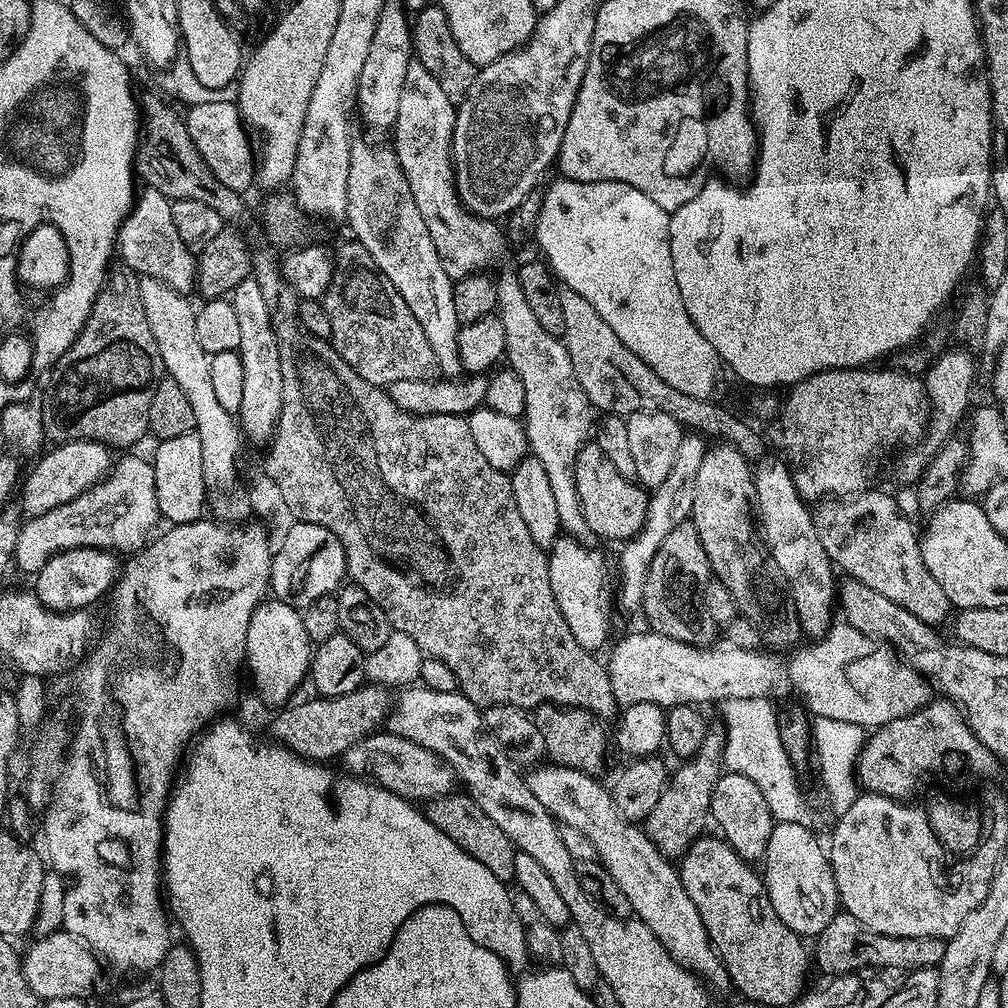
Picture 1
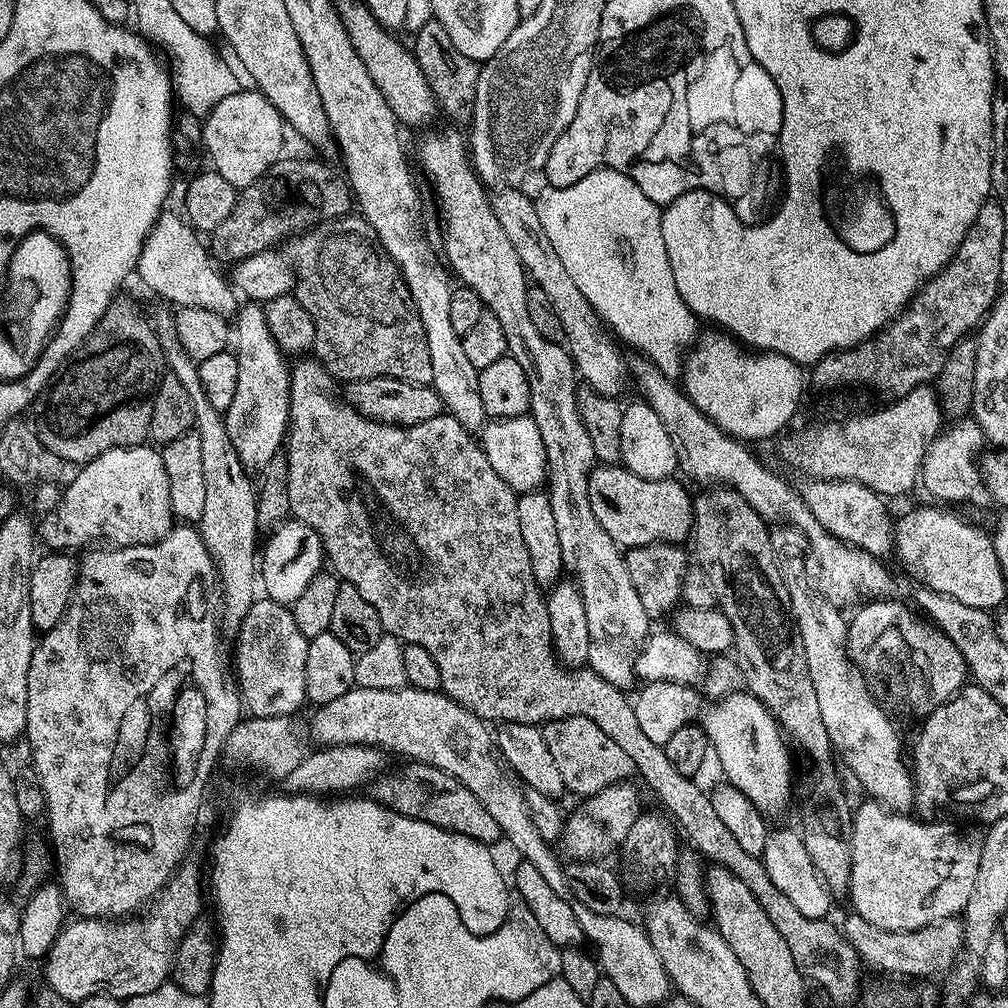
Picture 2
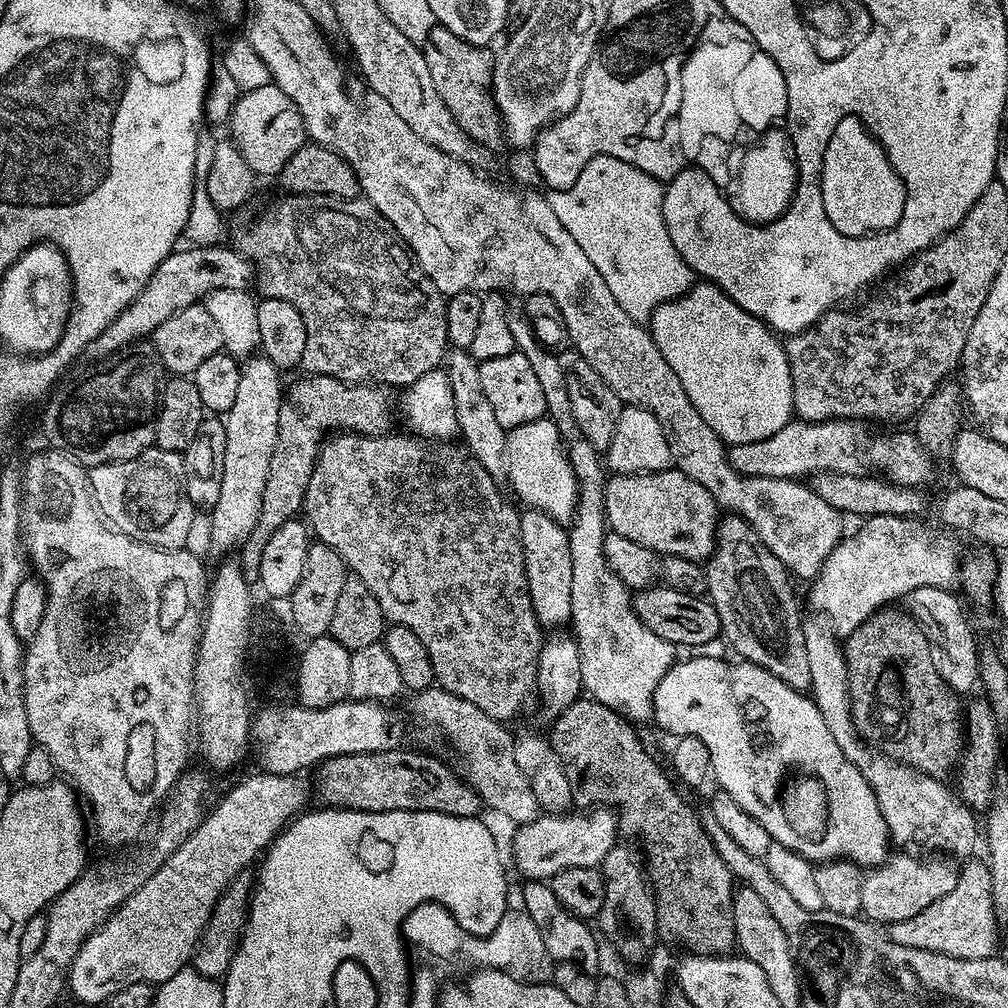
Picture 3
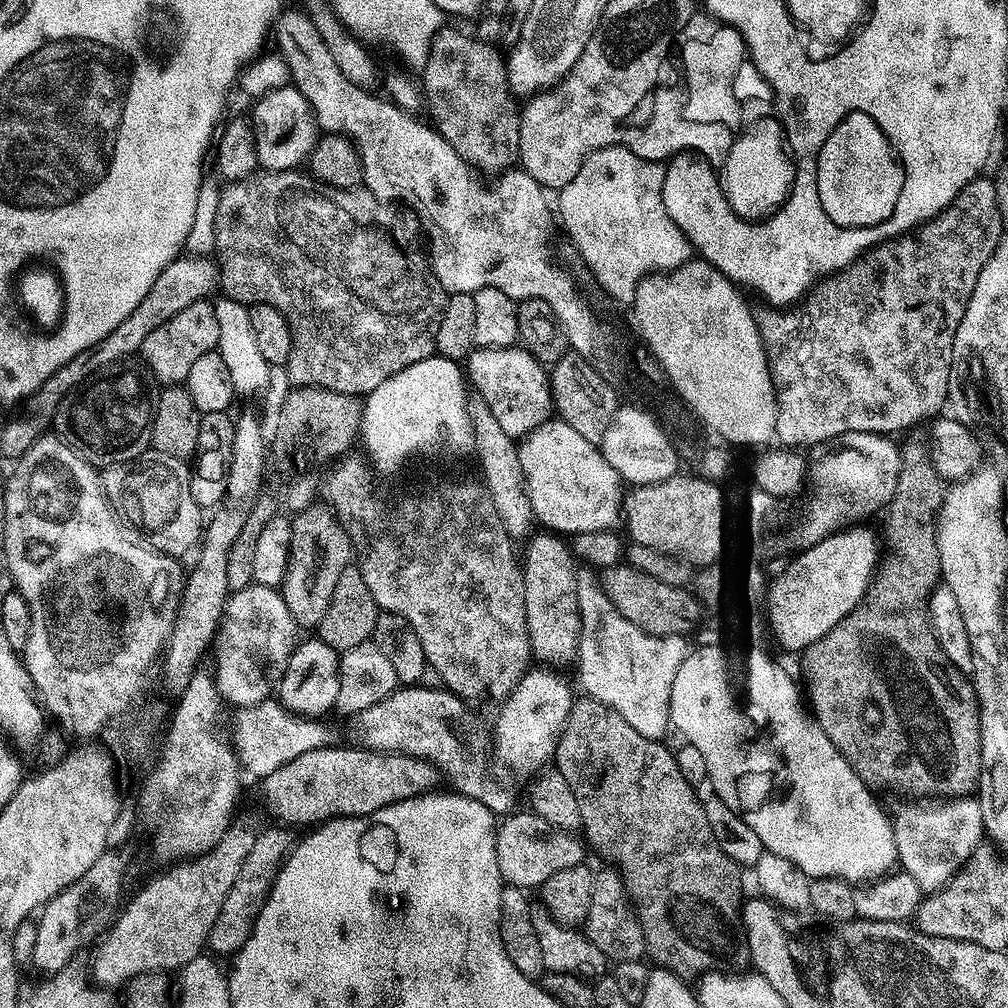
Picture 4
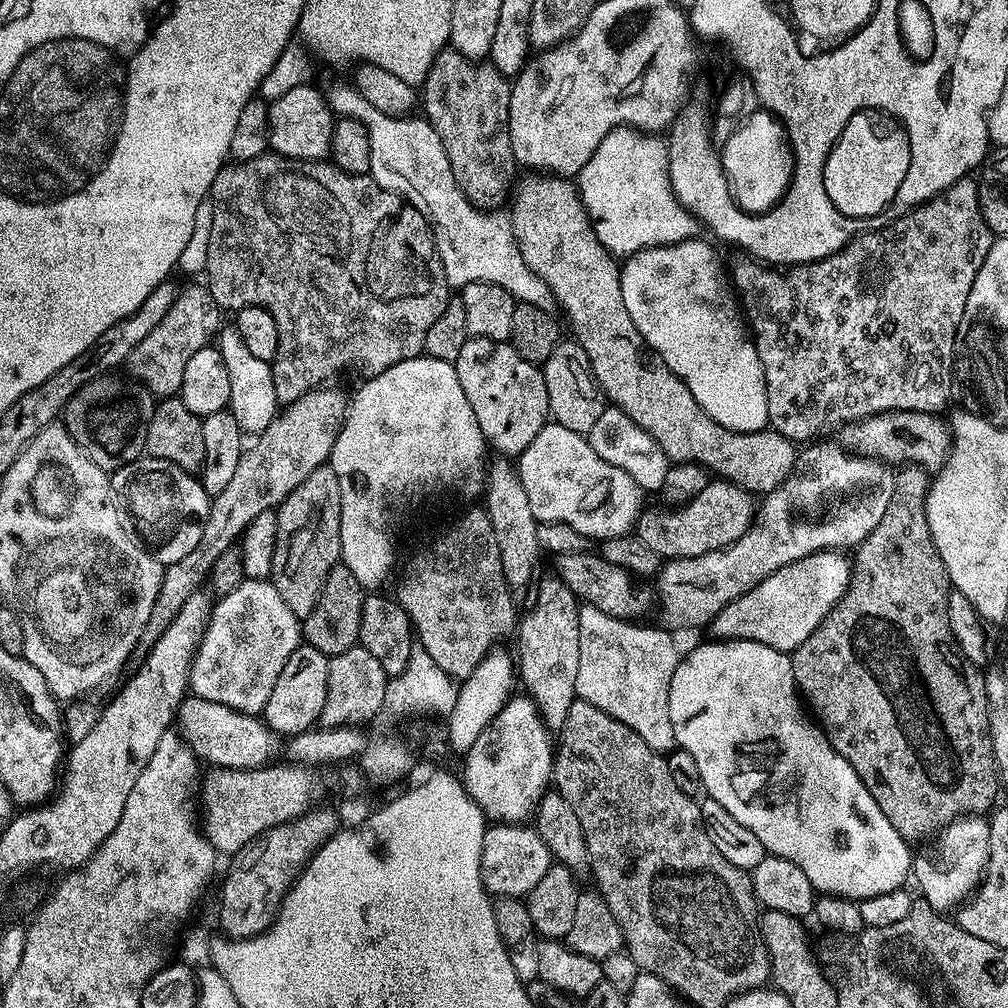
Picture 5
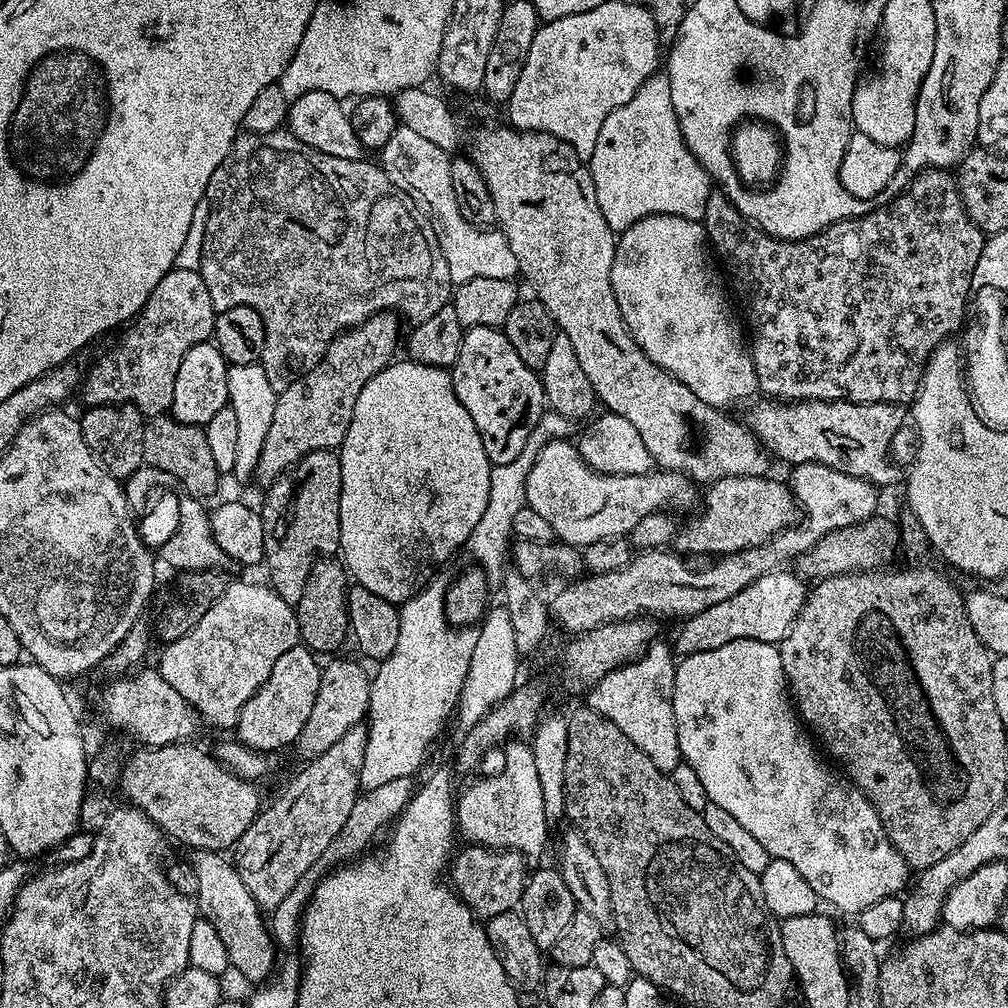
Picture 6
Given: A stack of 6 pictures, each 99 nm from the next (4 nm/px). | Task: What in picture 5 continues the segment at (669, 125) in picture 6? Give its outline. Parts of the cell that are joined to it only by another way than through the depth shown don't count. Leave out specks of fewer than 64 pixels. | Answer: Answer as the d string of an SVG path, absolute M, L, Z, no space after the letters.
M621 126L619 128L612 128L610 134L606 134L606 138L602 138L602 142L598 142L598 150L594 150L594 154L590 158L590 162L586 162L586 166L582 166L580 175L578 177L578 187L580 189L580 197L584 203L584 209L588 211L588 217L592 223L596 237L604 246L606 250L611 252L617 258L627 258L632 253L637 252L642 248L656 248L659 244L677 244L682 240L694 240L701 235L702 225L699 220L688 210L683 200L681 200L675 190L672 188L670 170L668 169L668 146L663 139L660 140L659 135L653 134L651 131L643 130L639 132L638 129L632 128L636 126Z

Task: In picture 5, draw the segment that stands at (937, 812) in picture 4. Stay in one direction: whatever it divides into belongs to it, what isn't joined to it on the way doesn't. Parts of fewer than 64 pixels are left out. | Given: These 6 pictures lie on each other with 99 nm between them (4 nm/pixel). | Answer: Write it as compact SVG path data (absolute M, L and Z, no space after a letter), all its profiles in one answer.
M969 814L945 828L935 841L937 844L932 857L917 855L912 861L911 875L914 880L916 876L917 882L920 883L919 895L922 899L936 911L945 914L959 909L977 891L981 883L982 872L976 869L976 863L979 862L980 855L985 855L985 846L990 842L991 826L980 814Z

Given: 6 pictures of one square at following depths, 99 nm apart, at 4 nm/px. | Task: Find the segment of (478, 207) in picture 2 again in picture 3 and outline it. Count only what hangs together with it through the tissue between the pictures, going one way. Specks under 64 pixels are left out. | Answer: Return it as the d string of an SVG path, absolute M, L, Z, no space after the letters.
M520 314L509 315L510 334L514 334L514 342L518 351L526 354L530 361L530 367L534 375L538 377L538 383L542 386L542 395L546 398L548 407L547 415L558 426L561 437L566 441L568 461L576 475L578 494L576 495L576 513L572 516L568 528L568 541L570 542L570 562L574 562L574 575L570 581L570 602L572 603L571 627L574 629L576 645L580 651L582 660L582 688L591 699L605 704L607 708L615 708L621 716L629 721L653 719L652 707L654 706L654 694L658 690L658 682L670 671L678 656L676 645L654 634L639 620L638 614L633 608L633 597L630 590L620 581L614 570L606 562L604 553L604 533L606 521L604 518L604 486L606 483L606 468L602 463L601 453L596 451L586 438L581 436L578 426L574 422L574 414L570 410L570 396L566 394L566 380L564 378L565 365L560 364L560 356L549 352L541 346L532 333L532 325Z

